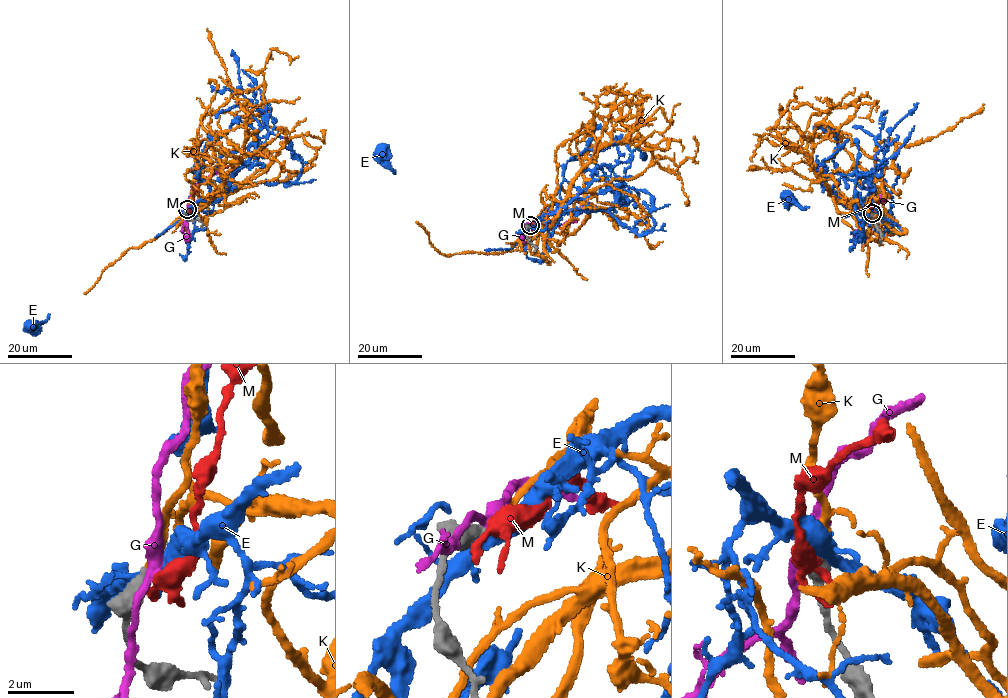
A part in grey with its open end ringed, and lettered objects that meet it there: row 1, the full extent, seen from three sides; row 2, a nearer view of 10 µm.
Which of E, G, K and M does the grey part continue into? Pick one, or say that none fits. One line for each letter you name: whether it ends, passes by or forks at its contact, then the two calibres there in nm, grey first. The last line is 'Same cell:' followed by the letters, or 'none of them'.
K: it ends; calibres 440 and 190 nm
Same cell: K

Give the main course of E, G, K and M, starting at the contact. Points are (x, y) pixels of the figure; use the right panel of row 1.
E: (873, 213), (889, 230), (803, 208), (788, 198)
G: (872, 213), (872, 206), (884, 198), (881, 196)
K: (872, 213), (872, 183), (906, 232), (834, 191), (809, 160), (820, 124), (838, 128), (875, 101), (872, 121)
M: (872, 215), (870, 207), (885, 198)

